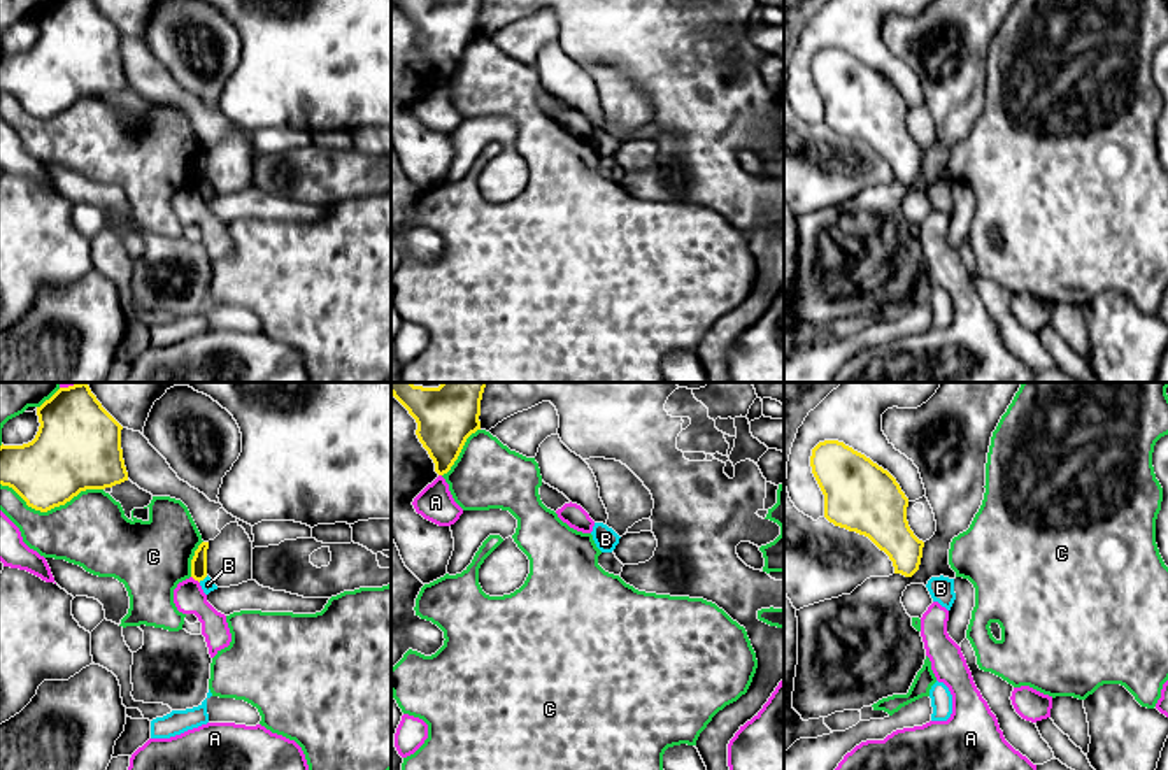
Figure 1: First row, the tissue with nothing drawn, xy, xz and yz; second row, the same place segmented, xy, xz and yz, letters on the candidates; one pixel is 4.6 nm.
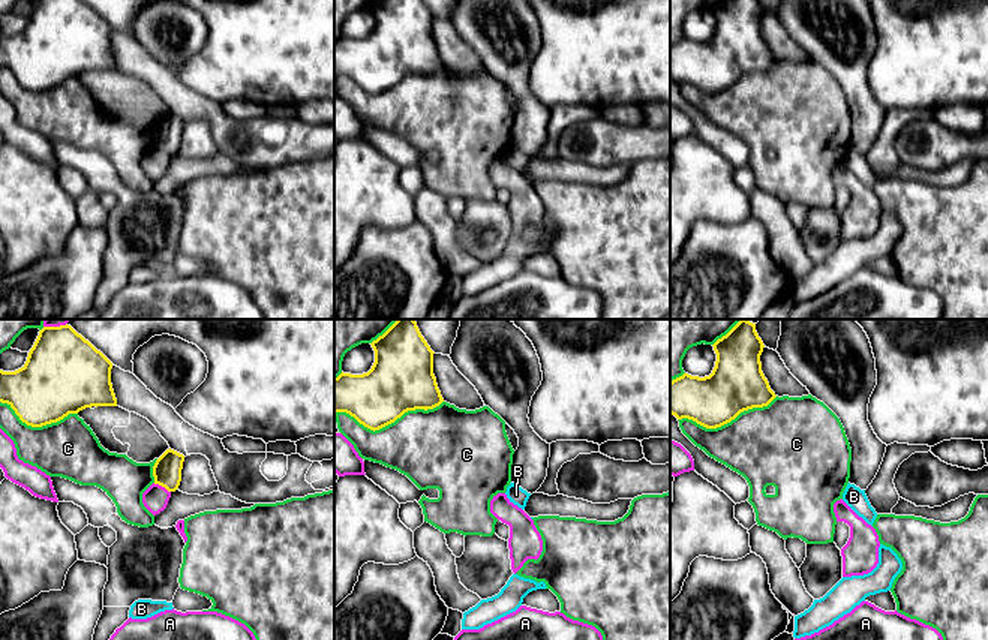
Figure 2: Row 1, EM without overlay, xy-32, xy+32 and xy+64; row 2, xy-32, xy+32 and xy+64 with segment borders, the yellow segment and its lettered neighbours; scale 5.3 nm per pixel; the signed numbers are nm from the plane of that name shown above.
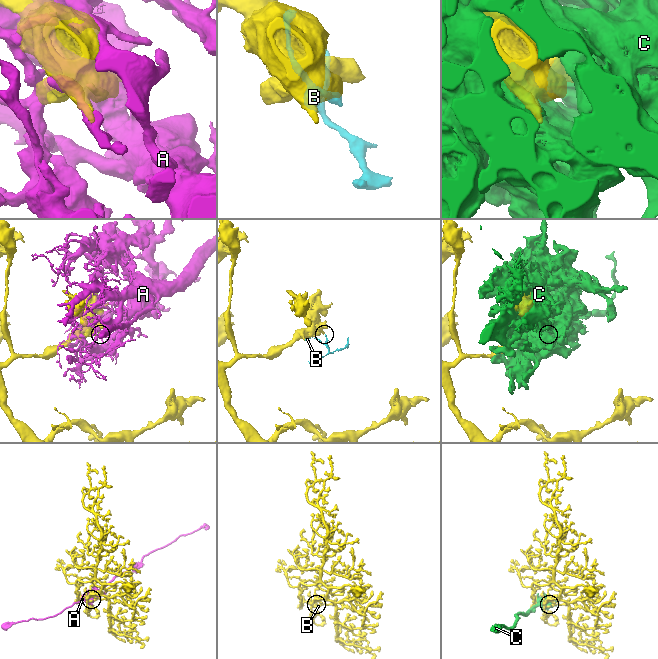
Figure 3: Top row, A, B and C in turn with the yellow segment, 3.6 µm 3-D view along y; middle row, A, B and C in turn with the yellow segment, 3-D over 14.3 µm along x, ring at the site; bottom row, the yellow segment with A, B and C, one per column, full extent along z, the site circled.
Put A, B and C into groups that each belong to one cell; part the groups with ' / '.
A / B / C

